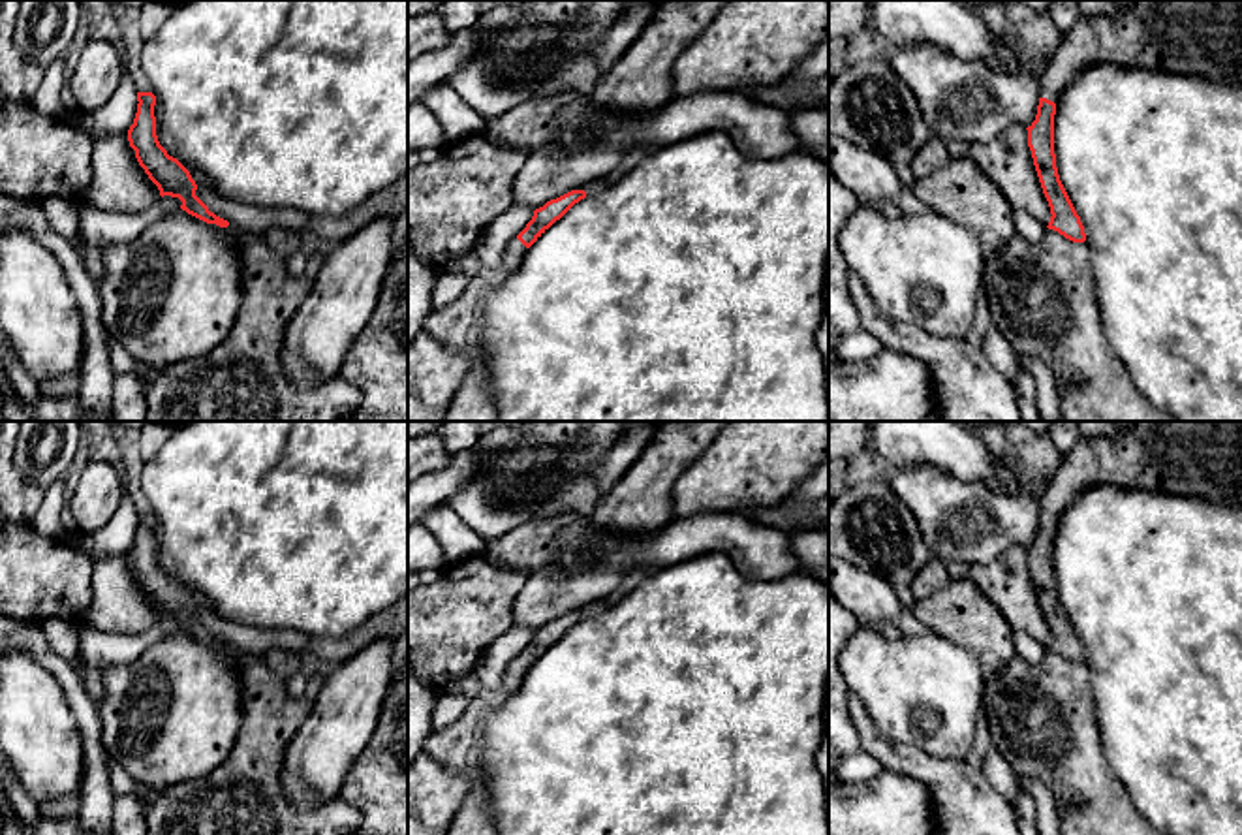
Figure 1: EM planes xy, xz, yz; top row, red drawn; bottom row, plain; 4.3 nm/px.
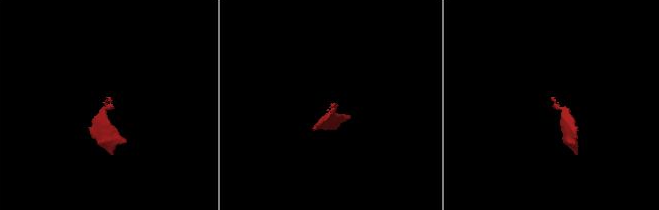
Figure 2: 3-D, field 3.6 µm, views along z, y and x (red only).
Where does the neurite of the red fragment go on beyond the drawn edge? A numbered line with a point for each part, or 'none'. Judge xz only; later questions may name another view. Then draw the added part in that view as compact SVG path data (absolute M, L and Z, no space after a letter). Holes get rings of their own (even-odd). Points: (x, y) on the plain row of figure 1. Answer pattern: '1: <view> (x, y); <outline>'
1: xz (513, 676); M515 658L507 664L504 677L502 677L502 690L500 696L511 696L519 690L526 677L528 670Z

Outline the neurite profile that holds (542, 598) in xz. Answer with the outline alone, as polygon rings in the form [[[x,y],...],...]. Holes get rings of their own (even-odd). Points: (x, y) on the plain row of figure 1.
[[[586,560],[566,579],[554,579],[554,566],[545,564],[528,575],[513,600],[513,624],[539,630],[571,611],[584,611],[618,589],[626,572],[594,570]]]

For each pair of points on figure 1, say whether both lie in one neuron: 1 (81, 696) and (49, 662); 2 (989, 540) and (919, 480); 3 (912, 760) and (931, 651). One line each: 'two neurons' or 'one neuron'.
1: one neuron
2: one neuron
3: two neurons

